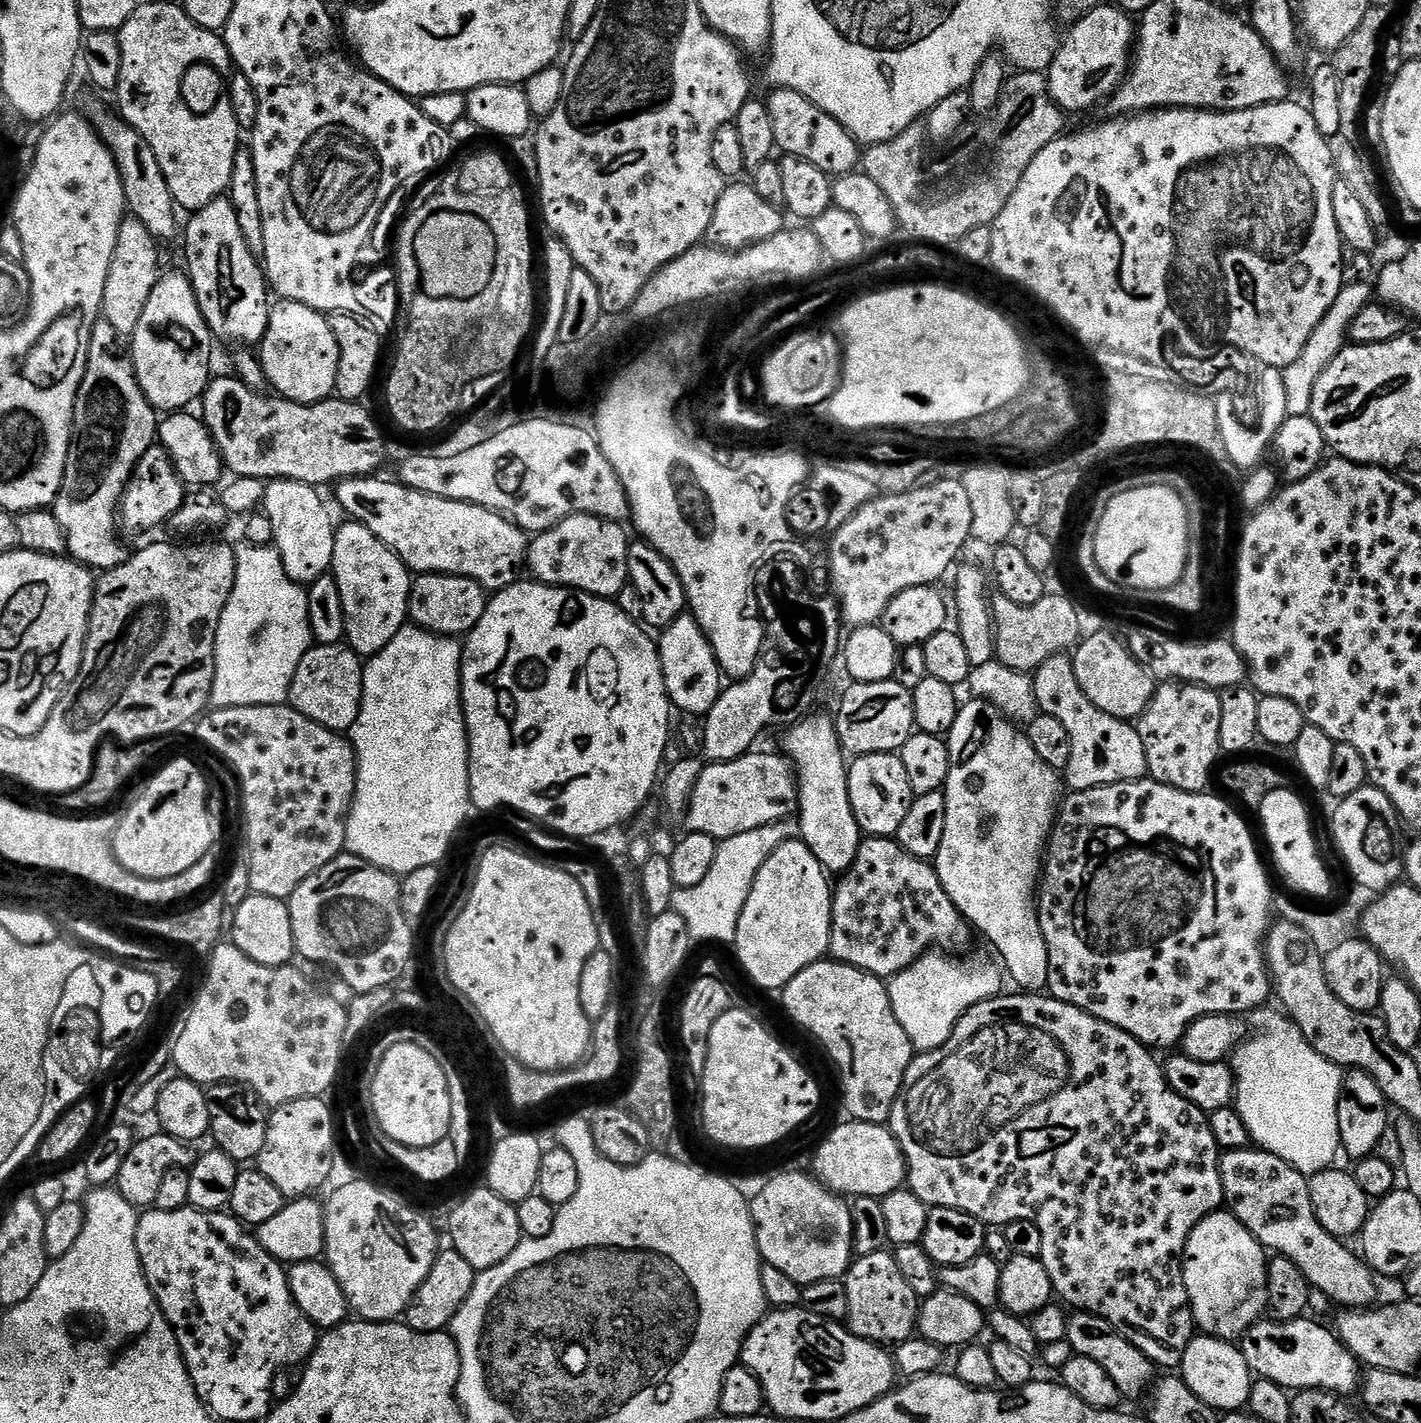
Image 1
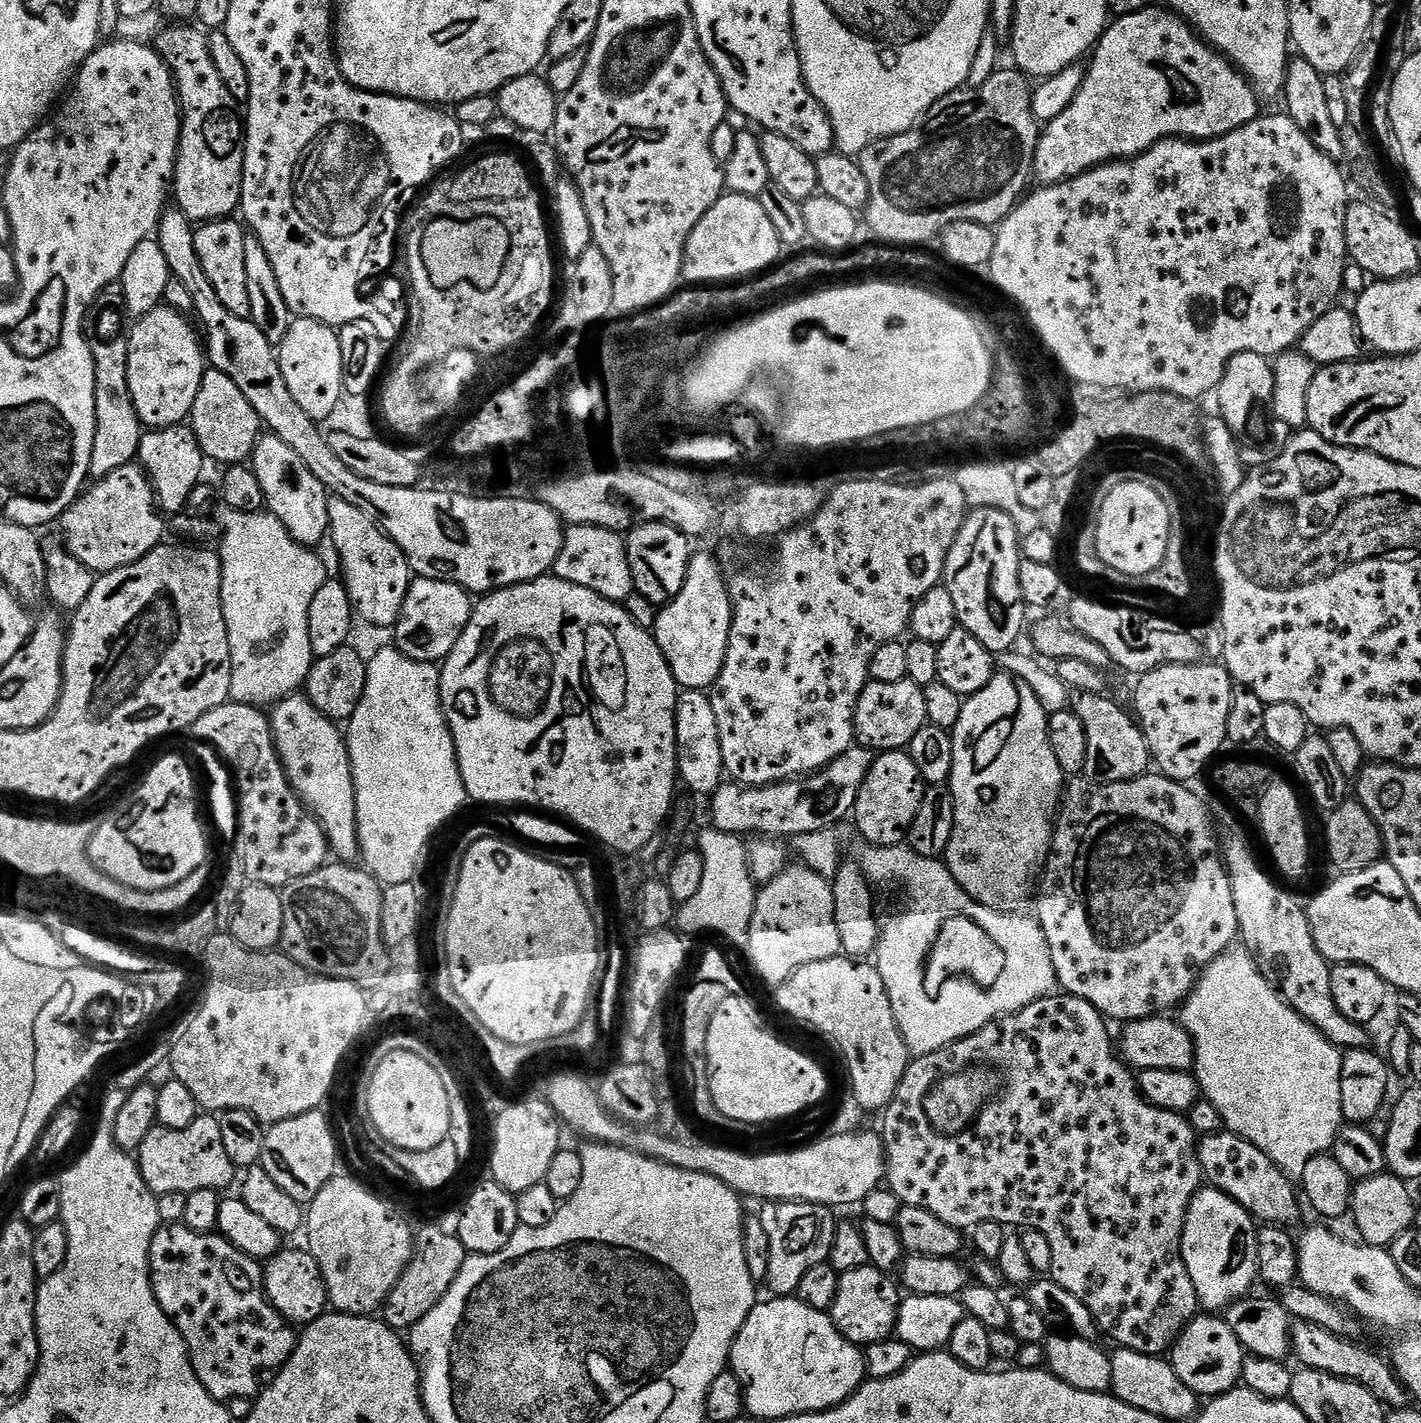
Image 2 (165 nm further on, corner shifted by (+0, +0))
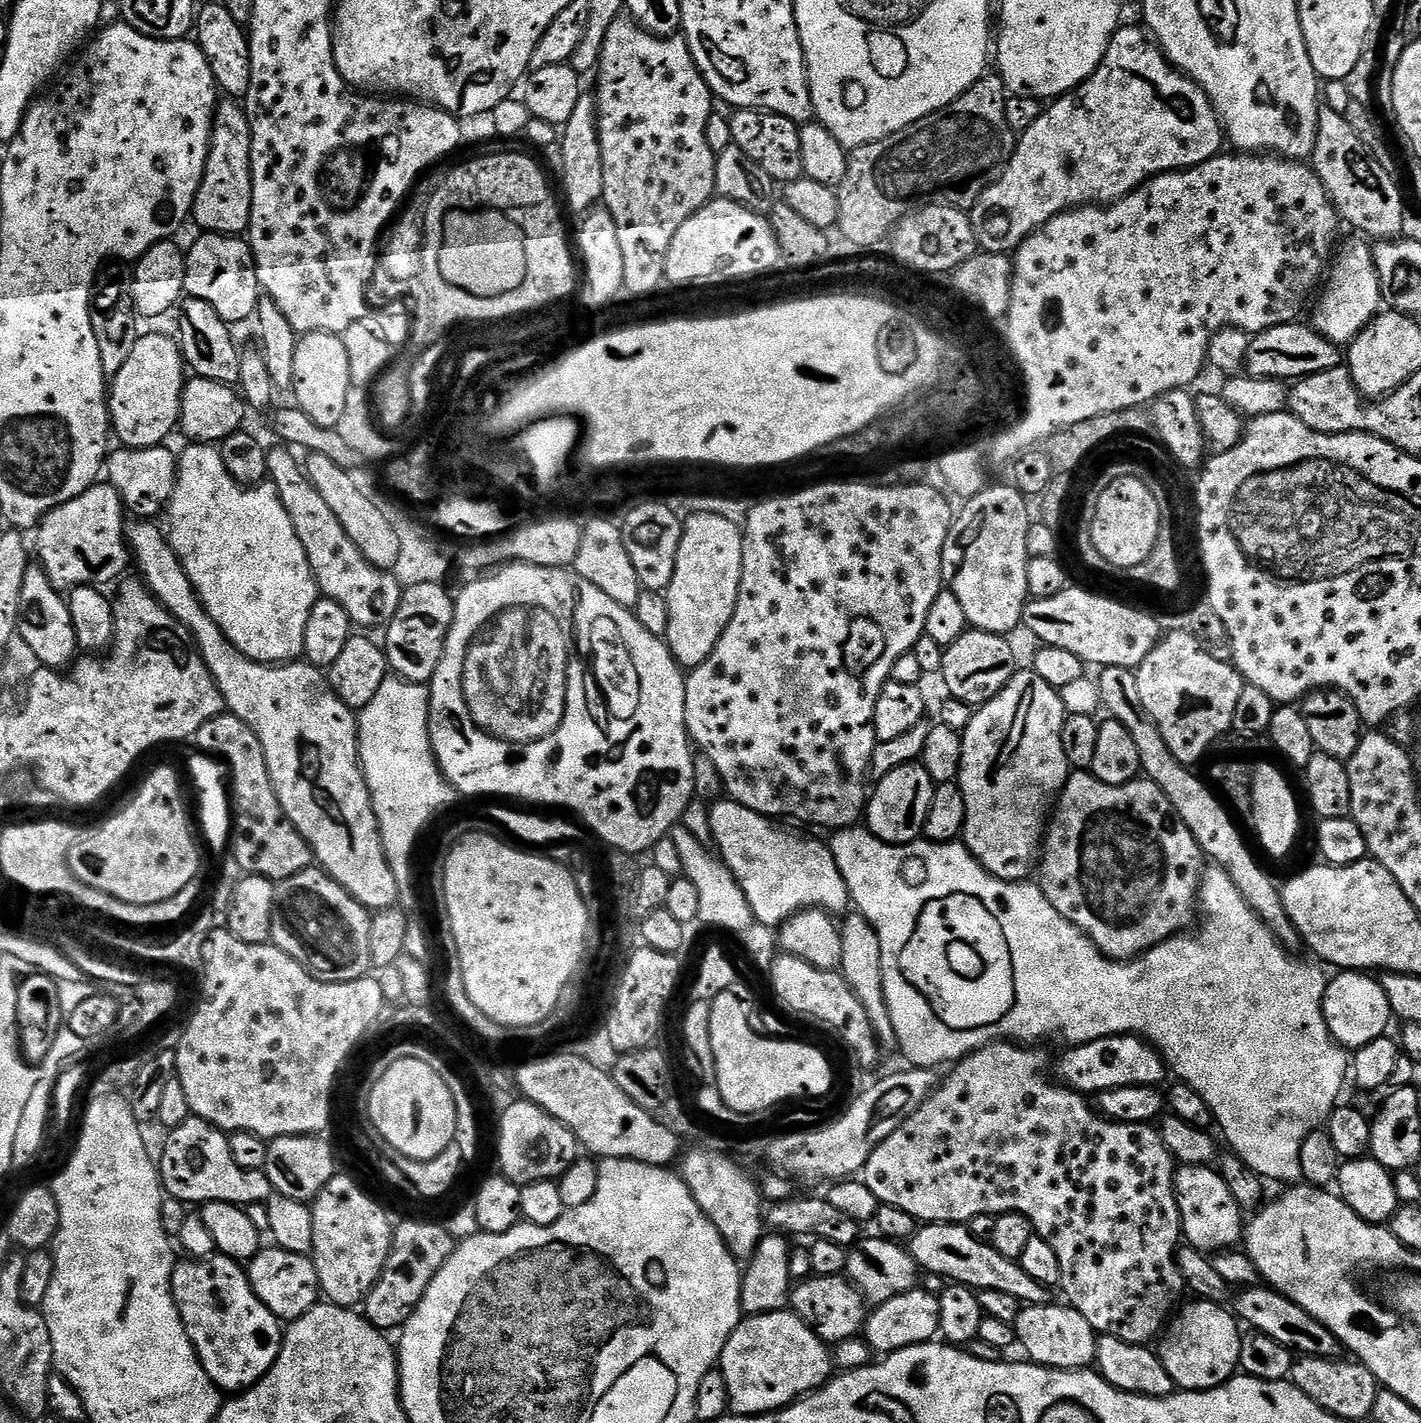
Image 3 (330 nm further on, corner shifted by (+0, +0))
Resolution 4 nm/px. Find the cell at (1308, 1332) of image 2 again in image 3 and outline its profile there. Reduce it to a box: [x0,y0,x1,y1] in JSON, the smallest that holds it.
[1234,1286,1341,1360]

